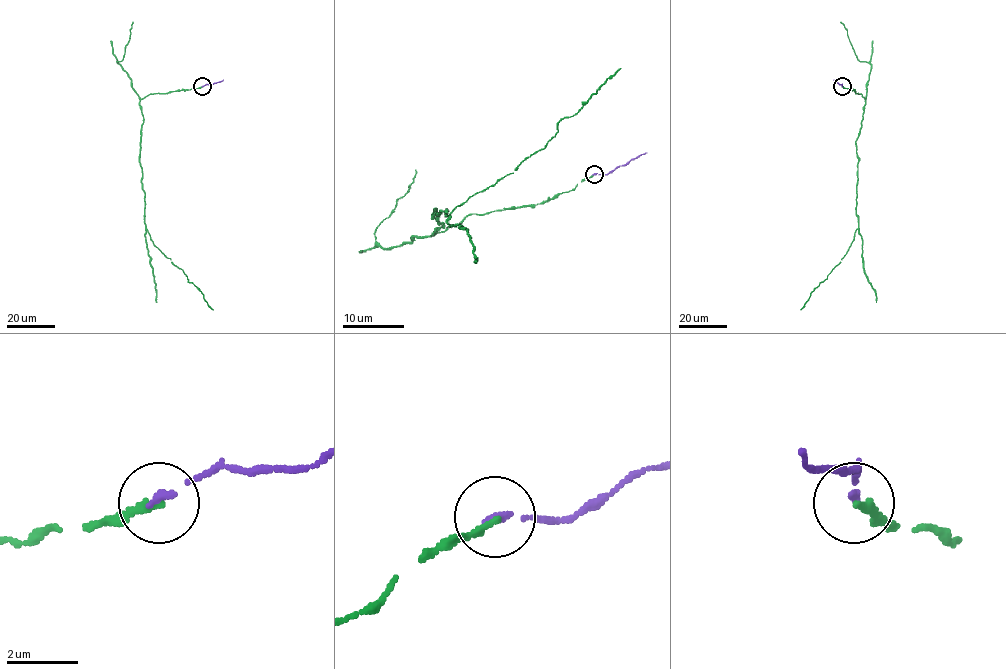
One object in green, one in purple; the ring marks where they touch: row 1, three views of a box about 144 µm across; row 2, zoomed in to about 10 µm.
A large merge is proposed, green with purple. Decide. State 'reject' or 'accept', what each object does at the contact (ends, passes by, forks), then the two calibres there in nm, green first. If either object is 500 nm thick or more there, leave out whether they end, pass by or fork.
accept | green ends | purple ends | 180/180 nm

